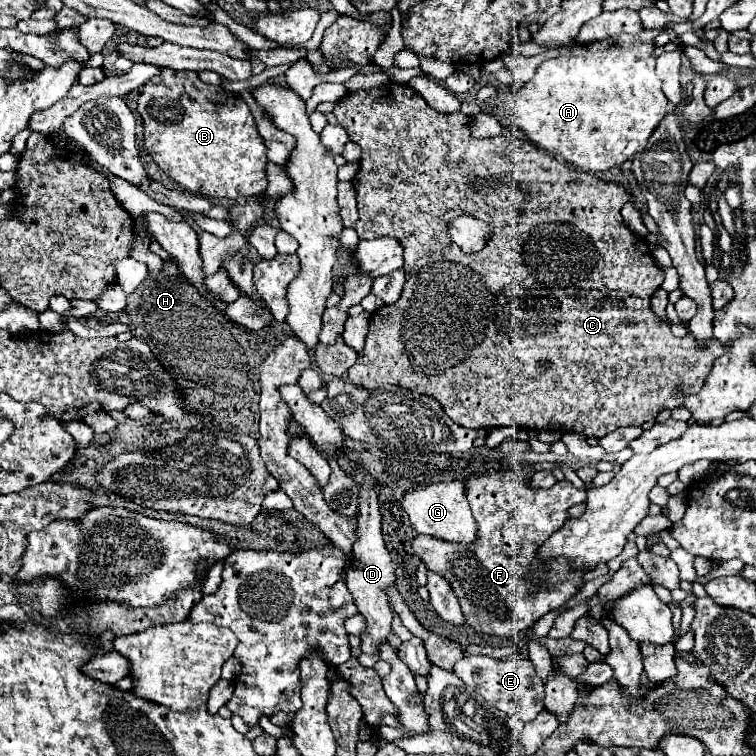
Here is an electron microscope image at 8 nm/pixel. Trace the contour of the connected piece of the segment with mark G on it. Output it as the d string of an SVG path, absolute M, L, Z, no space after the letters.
M432 483L428 487L418 487L414 491L408 491L402 499L404 511L410 517L412 527L420 535L432 535L442 541L450 543L474 543L478 539L478 525L474 523L466 493L464 493L464 483Z

